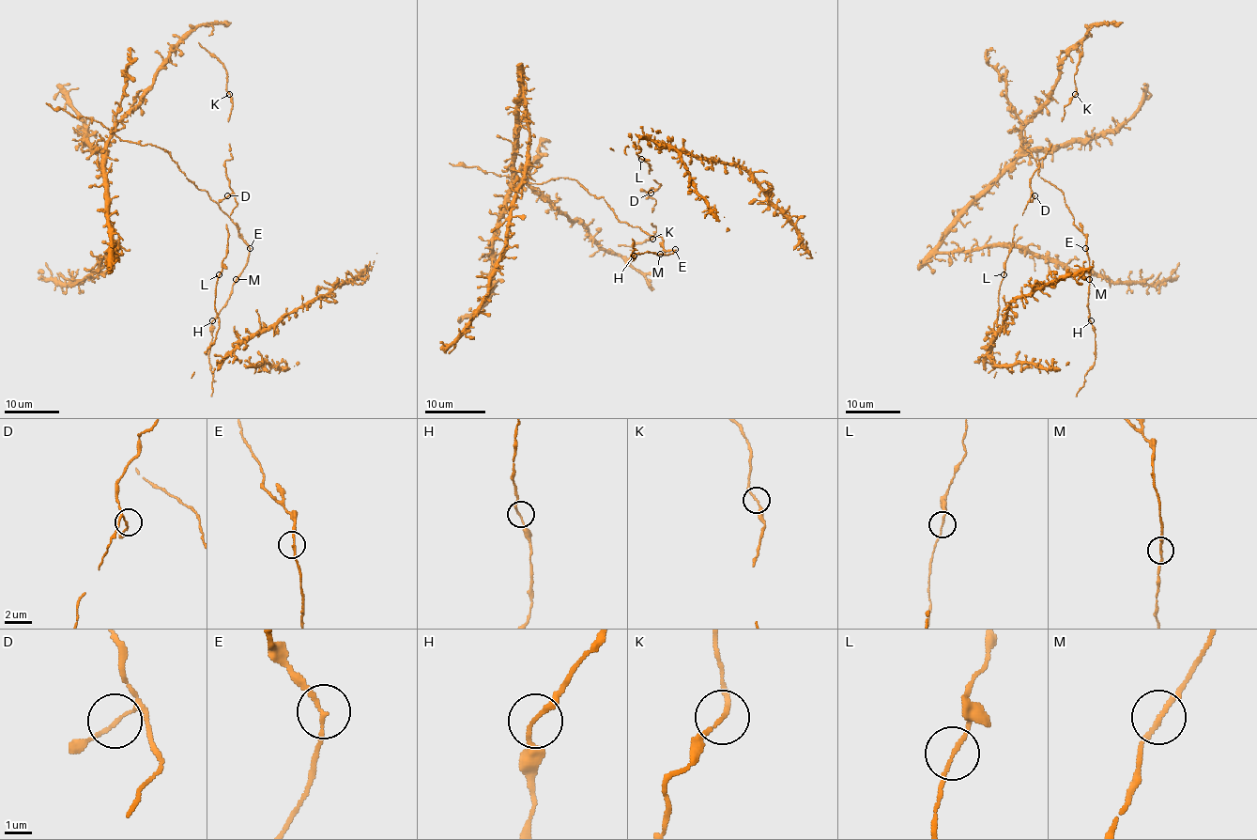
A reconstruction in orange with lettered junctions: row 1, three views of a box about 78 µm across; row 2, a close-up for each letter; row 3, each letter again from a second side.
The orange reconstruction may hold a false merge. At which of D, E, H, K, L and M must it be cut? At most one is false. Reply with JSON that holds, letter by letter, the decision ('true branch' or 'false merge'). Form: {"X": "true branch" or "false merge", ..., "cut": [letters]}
{"D": "true branch", "E": "true branch", "H": "true branch", "K": "true branch", "L": "true branch", "M": "true branch", "cut": []}

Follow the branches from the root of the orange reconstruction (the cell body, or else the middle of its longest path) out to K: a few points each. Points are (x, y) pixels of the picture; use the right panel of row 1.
K: (1082, 44), (1082, 54), (1074, 75), (1076, 94)

